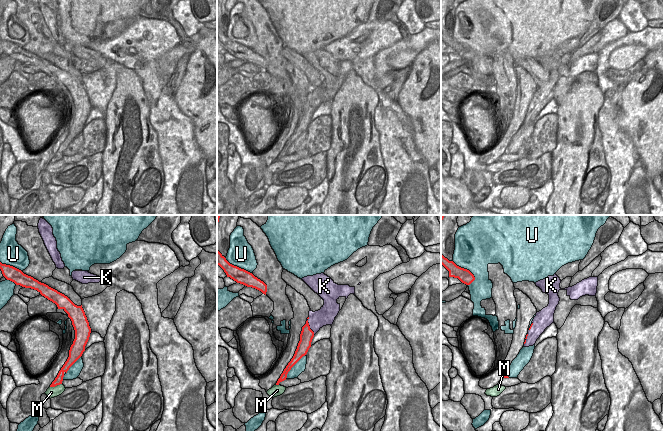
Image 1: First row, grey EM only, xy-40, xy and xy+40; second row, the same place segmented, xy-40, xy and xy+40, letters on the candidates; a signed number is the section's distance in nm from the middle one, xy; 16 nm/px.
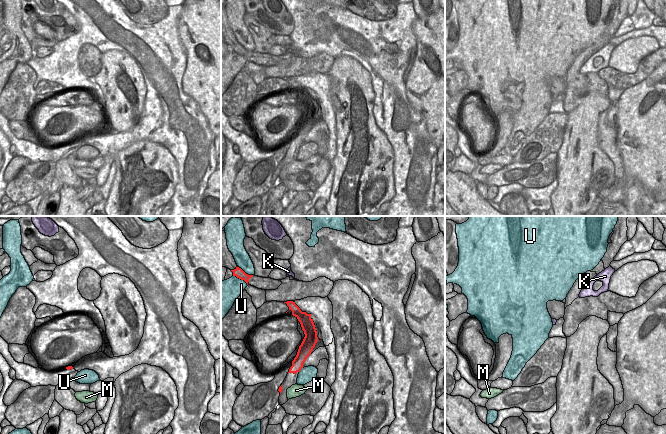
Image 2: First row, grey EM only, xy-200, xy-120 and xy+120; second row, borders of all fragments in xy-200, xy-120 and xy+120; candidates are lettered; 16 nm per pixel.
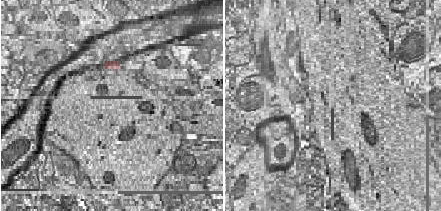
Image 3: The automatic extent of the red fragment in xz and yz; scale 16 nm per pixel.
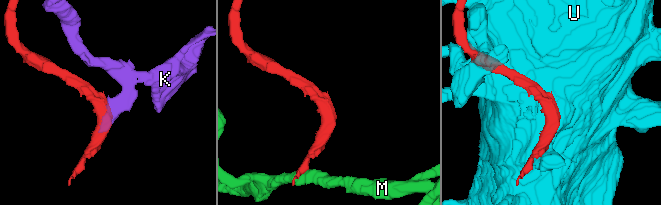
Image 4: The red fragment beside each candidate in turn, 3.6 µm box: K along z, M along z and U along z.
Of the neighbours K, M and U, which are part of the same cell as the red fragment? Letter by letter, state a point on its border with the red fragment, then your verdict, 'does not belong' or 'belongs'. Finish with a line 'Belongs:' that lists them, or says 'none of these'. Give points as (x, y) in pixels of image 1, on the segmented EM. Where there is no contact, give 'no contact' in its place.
K: xy (309, 326) | does not belong
M: xy-40 (55, 385) | does not belong
U: xy+40 (468, 270) | does not belong
Belongs: none of these

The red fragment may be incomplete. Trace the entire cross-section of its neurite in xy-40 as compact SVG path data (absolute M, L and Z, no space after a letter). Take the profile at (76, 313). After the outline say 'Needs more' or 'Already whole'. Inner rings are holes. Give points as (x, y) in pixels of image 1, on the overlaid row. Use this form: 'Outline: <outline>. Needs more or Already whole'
Outline: M0 262L0 269L3 276L16 285L25 288L37 290L42 296L55 303L58 309L63 309L72 321L75 330L75 339L69 350L69 357L57 377L52 382L50 387L55 387L62 384L64 373L82 356L85 351L85 346L89 340L91 328L81 306L75 305L67 296L49 287L48 285L39 282L31 276L24 274L21 270Z. Already whole.

